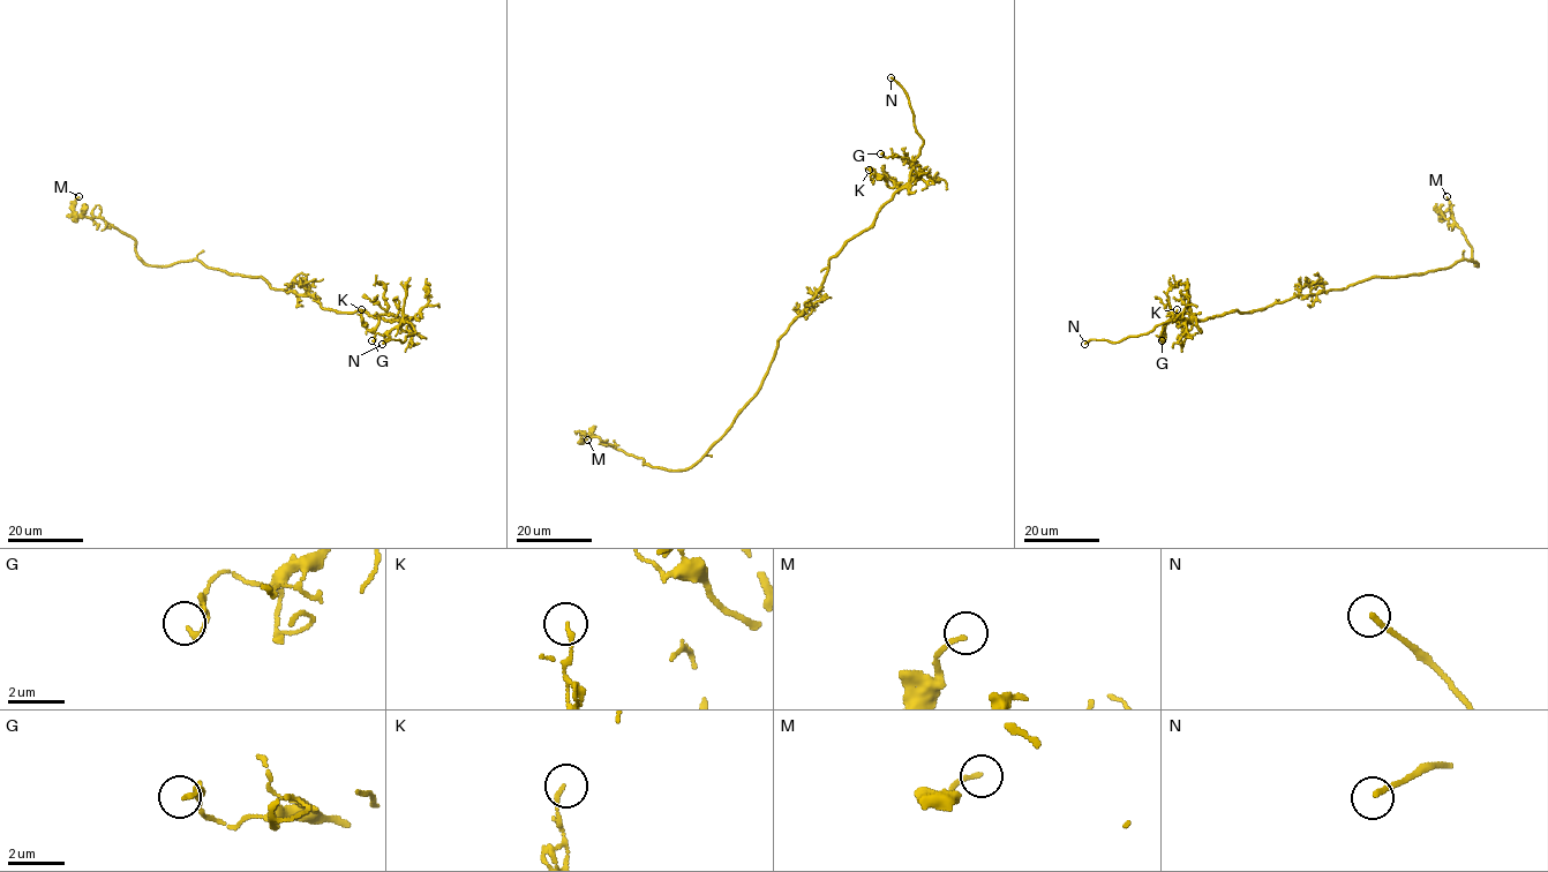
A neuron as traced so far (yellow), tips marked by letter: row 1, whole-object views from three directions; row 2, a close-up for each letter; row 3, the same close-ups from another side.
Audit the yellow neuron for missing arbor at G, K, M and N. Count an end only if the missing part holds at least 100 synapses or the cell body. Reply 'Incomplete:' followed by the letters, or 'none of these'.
Incomplete: N

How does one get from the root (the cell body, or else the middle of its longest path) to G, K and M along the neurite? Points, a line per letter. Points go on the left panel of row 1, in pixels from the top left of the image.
G: (273, 288), (310, 295), (323, 308), (338, 312), (363, 310), (386, 320), (404, 316), (372, 340)
K: (273, 288), (310, 295), (330, 309), (398, 320), (382, 314), (376, 325), (367, 330), (361, 309)
M: (273, 288), (261, 277), (230, 275), (196, 260), (147, 265), (129, 237), (99, 217), (73, 213), (79, 196)

